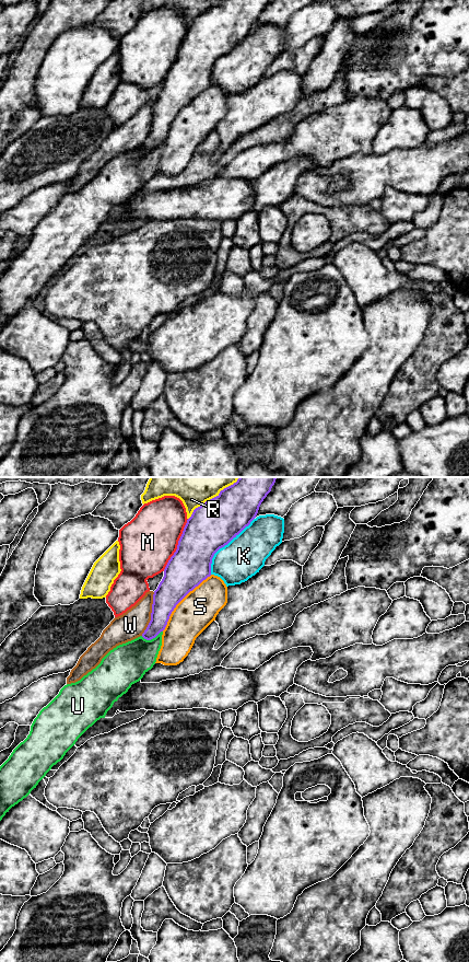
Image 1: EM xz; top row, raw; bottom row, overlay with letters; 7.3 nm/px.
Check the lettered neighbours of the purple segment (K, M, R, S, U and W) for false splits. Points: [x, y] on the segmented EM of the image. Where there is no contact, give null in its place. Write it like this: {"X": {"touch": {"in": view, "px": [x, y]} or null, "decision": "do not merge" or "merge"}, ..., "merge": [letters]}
{"K": {"touch": {"in": "xz", "px": [224, 545]}, "decision": "do not merge"}, "M": {"touch": {"in": "xz", "px": [177, 545]}, "decision": "do not merge"}, "R": {"touch": {"in": "xz", "px": [212, 498]}, "decision": "do not merge"}, "S": {"touch": {"in": "xz", "px": [180, 600]}, "decision": "do not merge"}, "U": {"touch": {"in": "xz", "px": [151, 638]}, "decision": "do not merge"}, "W": {"touch": {"in": "xz", "px": [151, 614]}, "decision": "merge"}, "merge": ["W"]}

